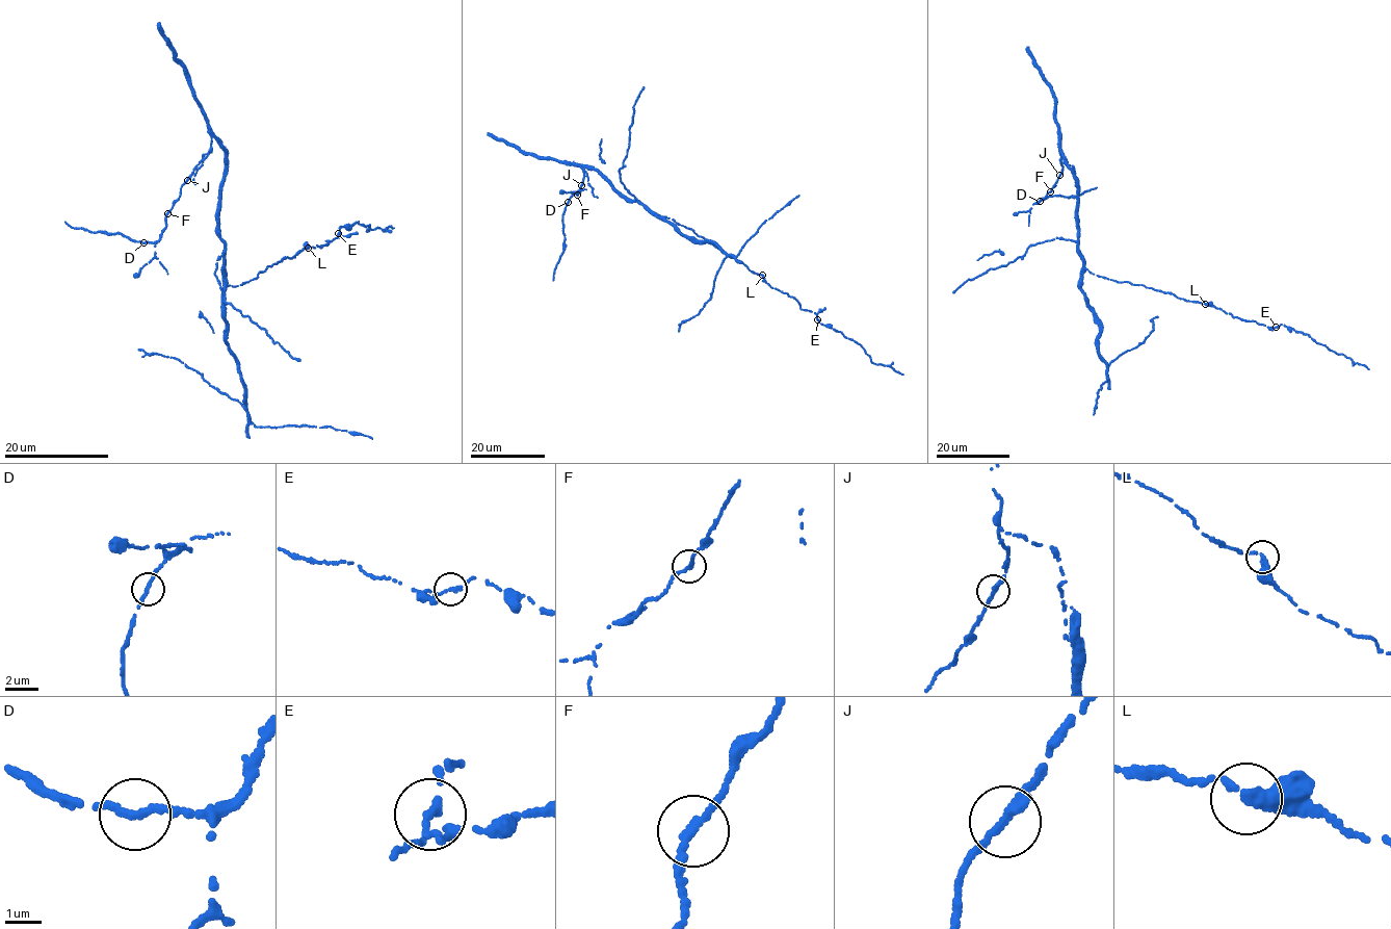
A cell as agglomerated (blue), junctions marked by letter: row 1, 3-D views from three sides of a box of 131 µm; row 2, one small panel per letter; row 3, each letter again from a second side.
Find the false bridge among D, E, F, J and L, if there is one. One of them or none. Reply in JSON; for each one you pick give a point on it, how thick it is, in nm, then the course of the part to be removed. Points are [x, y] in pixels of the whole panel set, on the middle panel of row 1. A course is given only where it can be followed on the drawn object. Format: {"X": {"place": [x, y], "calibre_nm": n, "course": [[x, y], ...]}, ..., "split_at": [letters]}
{"split_at": []}

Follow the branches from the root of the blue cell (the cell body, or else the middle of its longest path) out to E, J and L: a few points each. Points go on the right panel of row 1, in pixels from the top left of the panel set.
E: (1097, 275), (1118, 282), (1144, 285), (1180, 299), (1211, 304), (1233, 317), (1276, 327)
J: (1097, 275), (1084, 267), (1078, 249), (1076, 180), (1060, 151), (1063, 166), (1059, 175)
L: (1097, 275), (1205, 304)

